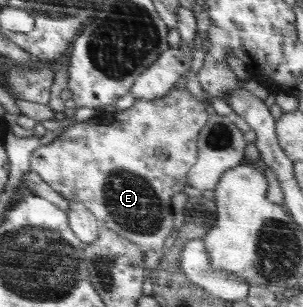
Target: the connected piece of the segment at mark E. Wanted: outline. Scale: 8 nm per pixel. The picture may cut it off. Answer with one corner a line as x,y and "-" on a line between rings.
174,88
154,101
136,99
130,108
118,110
118,116
110,124
98,124
100,120
93,117
68,126
52,142
32,152
30,169
64,198
86,206
101,225
138,244
144,252
162,252
162,246
166,246
164,240
172,230
170,200
186,184
186,174
190,174
196,162
196,136
208,118
206,102
192,96
187,88

